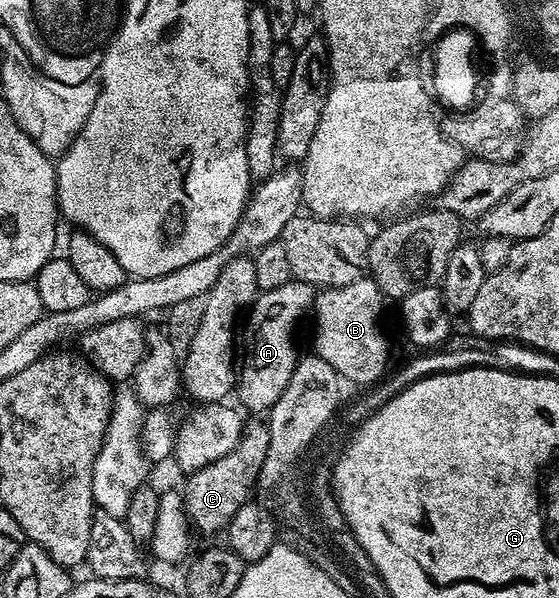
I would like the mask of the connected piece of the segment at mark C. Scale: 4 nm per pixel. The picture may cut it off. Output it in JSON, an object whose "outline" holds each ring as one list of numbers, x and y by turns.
{"outline":[[245,425,235,448,226,456,214,460,191,475,188,491,183,491,183,505,187,518,193,527,204,534,216,534,227,527,228,522,238,512,241,505,249,501,248,493,257,485,257,478,263,461,266,460,267,446,270,444,267,425]]}

